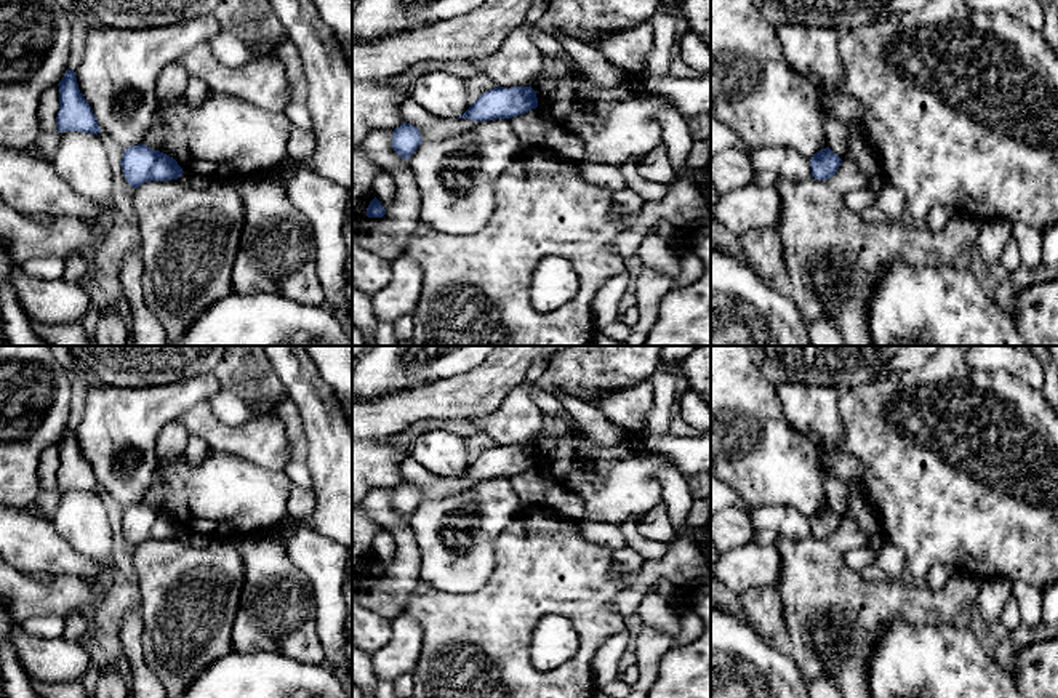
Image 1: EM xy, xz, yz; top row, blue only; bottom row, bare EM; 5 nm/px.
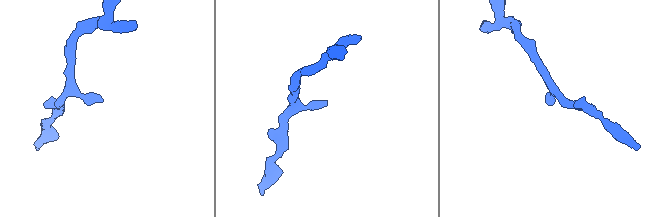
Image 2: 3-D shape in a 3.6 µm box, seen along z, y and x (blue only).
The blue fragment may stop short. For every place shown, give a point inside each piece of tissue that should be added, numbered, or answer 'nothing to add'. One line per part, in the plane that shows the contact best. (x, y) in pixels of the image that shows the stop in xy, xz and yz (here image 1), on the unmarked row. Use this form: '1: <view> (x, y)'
nothing to add

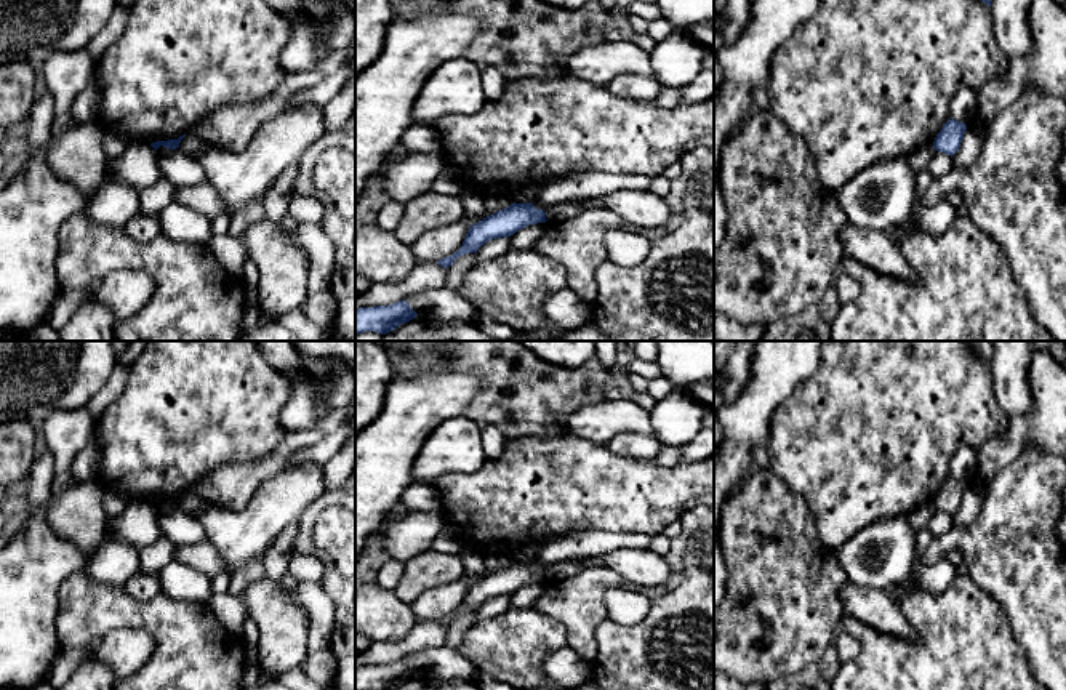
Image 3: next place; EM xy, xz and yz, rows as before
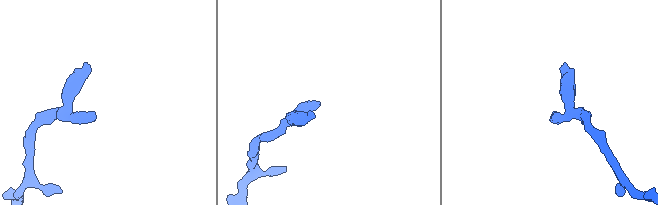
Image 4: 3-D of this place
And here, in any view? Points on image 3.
nothing to add

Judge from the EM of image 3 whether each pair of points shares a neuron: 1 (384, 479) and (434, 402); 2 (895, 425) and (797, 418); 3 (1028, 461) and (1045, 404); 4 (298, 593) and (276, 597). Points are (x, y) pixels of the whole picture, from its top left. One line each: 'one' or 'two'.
1: one
2: one
3: two
4: two

